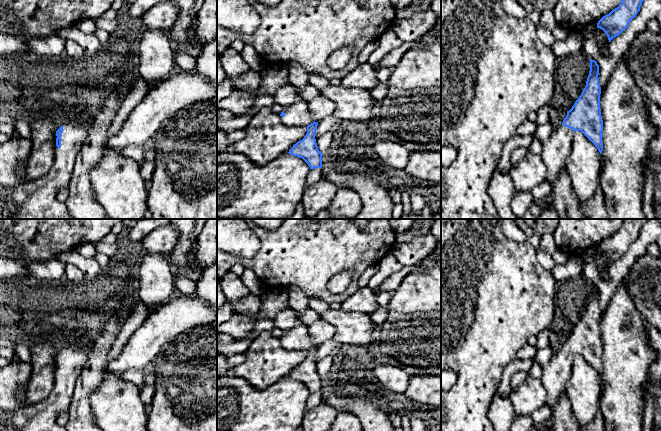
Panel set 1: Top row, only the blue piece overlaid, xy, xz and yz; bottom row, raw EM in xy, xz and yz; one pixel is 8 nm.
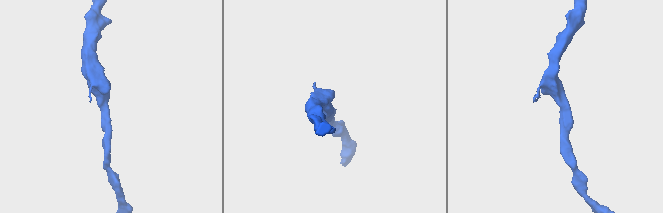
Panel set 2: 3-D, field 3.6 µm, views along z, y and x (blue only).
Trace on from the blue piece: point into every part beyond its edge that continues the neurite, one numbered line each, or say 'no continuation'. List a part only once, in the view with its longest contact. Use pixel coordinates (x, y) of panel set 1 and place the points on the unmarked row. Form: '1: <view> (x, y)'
1: xy (42, 416)

